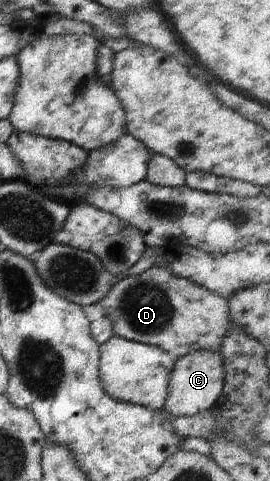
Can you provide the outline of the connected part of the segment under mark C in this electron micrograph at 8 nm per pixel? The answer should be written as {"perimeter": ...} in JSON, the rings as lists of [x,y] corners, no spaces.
{"perimeter":[[[194,351],[179,358],[169,378],[168,396],[163,408],[173,417],[194,416],[211,409],[220,398],[224,388],[224,365],[221,353]]]}

